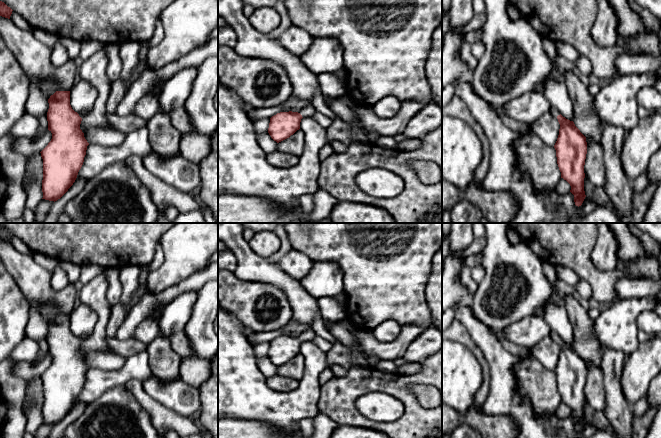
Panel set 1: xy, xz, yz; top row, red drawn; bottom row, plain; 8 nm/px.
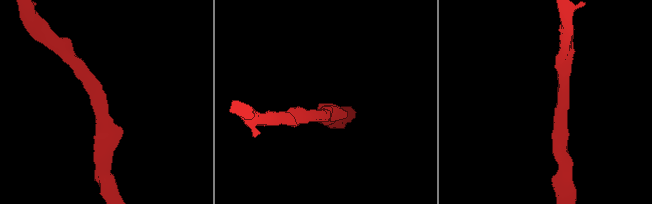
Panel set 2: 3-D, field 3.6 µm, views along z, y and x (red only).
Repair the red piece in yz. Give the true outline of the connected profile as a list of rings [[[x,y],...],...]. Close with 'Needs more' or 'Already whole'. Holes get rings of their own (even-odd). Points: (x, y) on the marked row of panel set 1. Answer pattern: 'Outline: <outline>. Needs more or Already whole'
Outline: [[[553,107],[550,113],[558,119],[560,124],[559,135],[554,148],[561,178],[570,184],[570,192],[574,195],[575,205],[579,207],[586,197],[584,191],[586,137],[573,121],[563,117],[556,108]]]. Needs more

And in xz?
Outline: [[[312,105],[298,112],[280,112],[270,118],[268,133],[277,143],[289,138],[300,129],[303,117],[311,117],[316,110]]]. Needs more

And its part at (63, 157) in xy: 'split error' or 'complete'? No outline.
complete

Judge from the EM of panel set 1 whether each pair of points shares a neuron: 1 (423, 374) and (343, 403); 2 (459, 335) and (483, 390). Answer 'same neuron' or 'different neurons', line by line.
1: same neuron
2: same neuron

